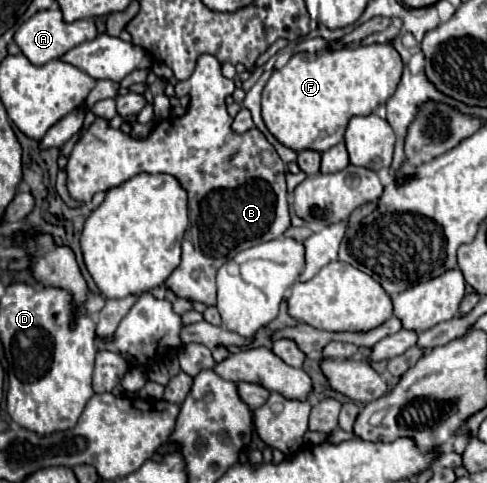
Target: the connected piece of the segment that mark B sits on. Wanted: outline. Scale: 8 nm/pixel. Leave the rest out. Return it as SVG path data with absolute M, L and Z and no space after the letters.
M202 54L196 62L196 70L188 80L176 82L176 96L182 98L188 94L190 108L184 116L172 116L162 120L150 136L132 138L122 130L112 130L106 120L96 118L96 122L82 134L76 142L68 166L66 166L66 186L72 198L80 202L90 202L96 192L106 192L130 180L136 174L172 174L180 186L188 194L188 218L190 218L190 234L192 242L184 240L182 246L182 262L164 282L170 290L180 298L188 298L192 302L204 302L206 306L216 304L216 282L214 274L226 258L230 258L236 250L244 250L254 242L268 242L270 238L278 238L290 226L290 208L286 198L286 166L272 148L272 144L264 138L258 128L250 128L244 134L236 134L232 130L232 116L226 112L226 96L234 92L234 80L228 80L220 72L220 62L212 54Z

